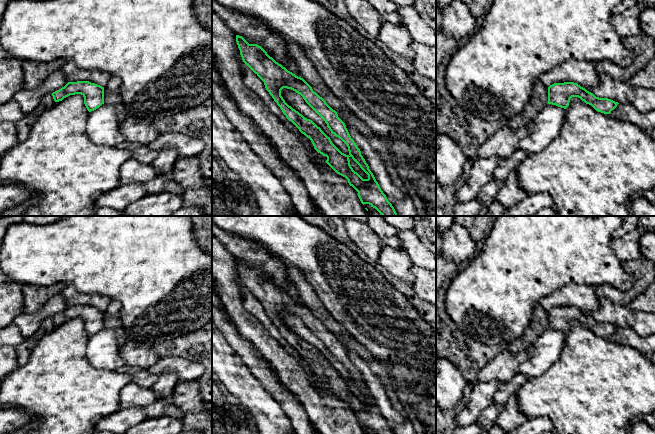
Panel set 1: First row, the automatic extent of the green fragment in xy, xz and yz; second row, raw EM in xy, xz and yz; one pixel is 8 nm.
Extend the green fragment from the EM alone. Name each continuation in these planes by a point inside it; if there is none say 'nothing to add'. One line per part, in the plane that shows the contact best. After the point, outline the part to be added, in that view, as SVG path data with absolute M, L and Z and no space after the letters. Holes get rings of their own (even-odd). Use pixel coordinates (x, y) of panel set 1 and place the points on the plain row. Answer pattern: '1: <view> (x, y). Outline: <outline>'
nothing to add

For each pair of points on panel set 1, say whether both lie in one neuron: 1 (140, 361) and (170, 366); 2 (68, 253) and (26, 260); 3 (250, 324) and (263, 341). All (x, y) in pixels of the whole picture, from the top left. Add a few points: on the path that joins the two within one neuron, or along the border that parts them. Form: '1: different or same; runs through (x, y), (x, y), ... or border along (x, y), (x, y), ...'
1: different; border along (161, 357), (147, 369)
2: same; runs through (58, 253), (36, 255)
3: same; runs through (251, 328), (260, 337)

